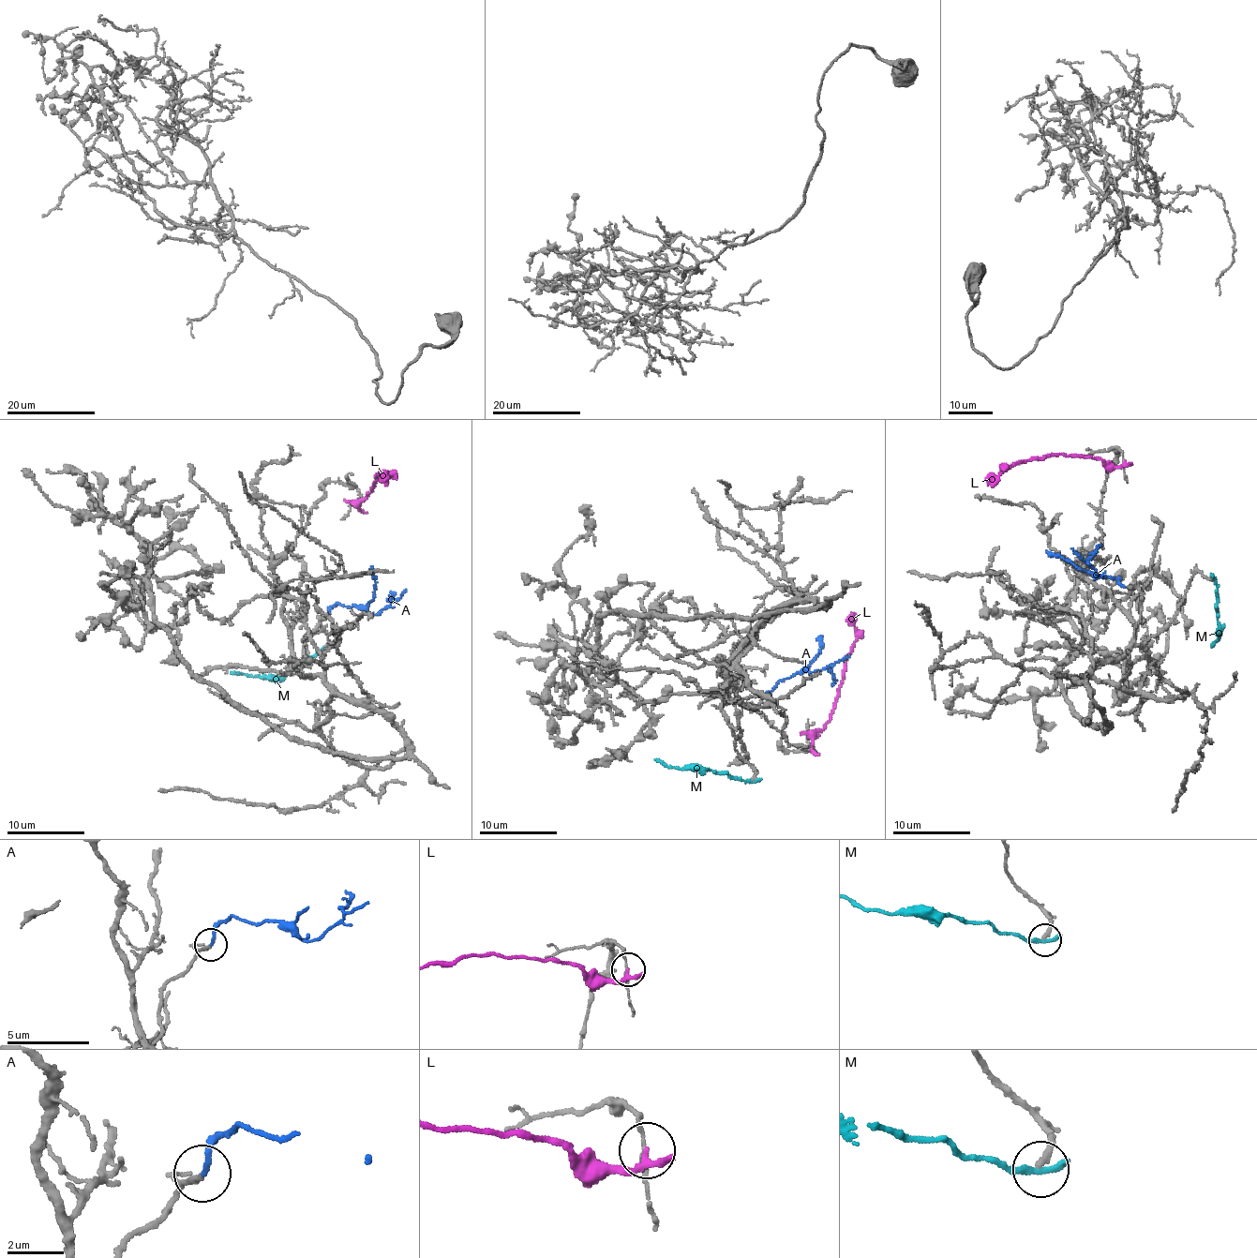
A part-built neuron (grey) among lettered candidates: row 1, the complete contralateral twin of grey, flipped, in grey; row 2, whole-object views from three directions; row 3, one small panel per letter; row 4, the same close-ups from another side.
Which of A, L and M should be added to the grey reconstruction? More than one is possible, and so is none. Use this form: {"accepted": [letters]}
{"accepted": ["A"]}

